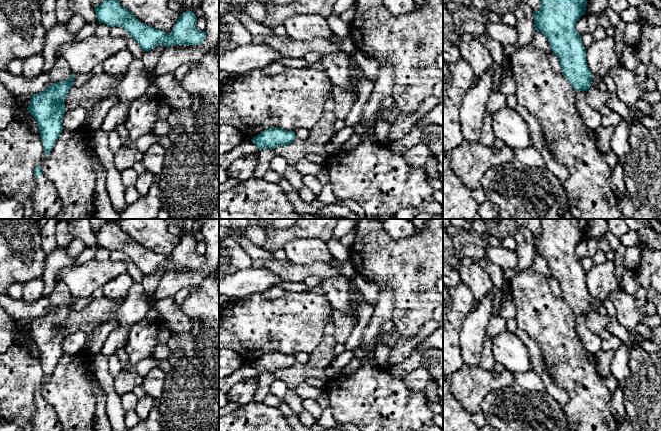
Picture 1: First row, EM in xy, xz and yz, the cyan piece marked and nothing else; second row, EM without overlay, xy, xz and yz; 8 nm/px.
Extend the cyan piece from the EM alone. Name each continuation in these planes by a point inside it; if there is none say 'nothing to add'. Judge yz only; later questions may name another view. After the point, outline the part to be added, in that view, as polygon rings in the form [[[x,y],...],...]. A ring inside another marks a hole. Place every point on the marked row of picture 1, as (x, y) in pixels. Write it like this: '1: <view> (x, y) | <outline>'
nothing to add

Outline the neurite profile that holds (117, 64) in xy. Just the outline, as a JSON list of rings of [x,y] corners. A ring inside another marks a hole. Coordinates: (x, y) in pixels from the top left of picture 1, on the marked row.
[[[124,48],[112,52],[111,55],[102,63],[102,70],[111,76],[124,77],[132,60],[132,53],[128,48]]]

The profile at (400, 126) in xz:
[[[431,96],[420,103],[418,109],[412,114],[393,118],[388,134],[390,142],[403,139],[411,132],[415,124],[439,103],[438,98]]]

